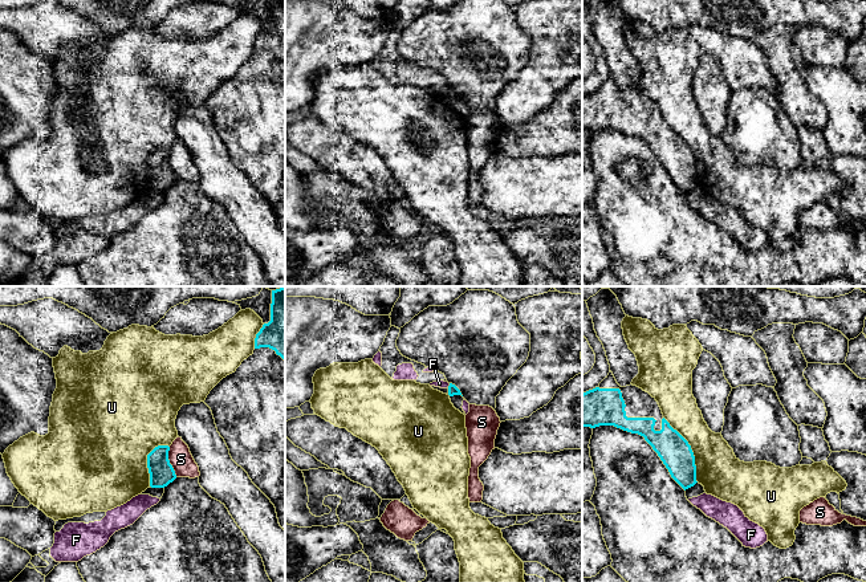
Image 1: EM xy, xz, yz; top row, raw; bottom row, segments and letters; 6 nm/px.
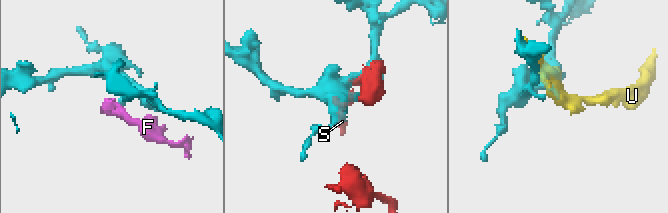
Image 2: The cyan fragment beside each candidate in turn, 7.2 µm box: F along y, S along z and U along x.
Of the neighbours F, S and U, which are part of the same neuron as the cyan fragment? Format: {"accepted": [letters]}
{"accepted": []}

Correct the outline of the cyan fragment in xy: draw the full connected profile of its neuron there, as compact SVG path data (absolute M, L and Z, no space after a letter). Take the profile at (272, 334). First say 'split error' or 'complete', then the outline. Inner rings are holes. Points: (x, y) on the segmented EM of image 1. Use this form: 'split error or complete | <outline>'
complete | M285 286L272 290L271 321L255 338L255 349L269 347L285 361Z

